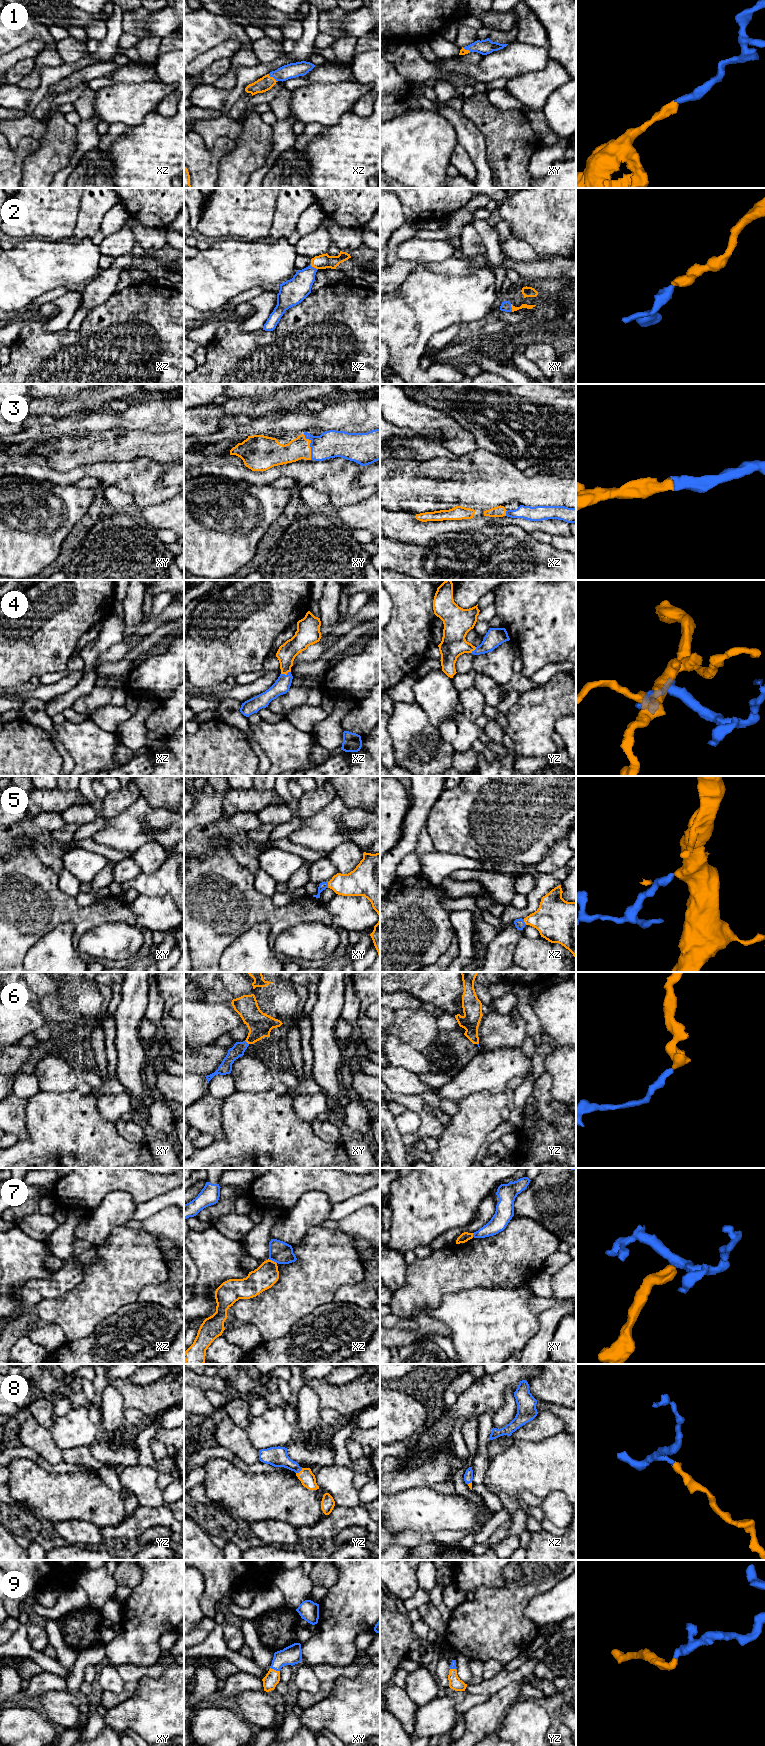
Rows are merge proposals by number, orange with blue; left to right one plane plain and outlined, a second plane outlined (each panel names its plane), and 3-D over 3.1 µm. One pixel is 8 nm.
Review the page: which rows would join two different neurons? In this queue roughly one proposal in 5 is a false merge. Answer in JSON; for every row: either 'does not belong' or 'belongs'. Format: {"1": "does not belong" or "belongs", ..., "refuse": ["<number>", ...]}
{"1": "belongs", "2": "belongs", "3": "belongs", "4": "belongs", "5": "belongs", "6": "belongs", "7": "does not belong", "8": "belongs", "9": "belongs", "refuse": ["7"]}

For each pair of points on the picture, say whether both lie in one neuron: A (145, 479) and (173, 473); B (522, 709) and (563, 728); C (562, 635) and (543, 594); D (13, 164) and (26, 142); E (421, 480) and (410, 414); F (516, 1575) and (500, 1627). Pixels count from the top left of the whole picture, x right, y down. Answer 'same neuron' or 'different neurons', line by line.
A: different neurons
B: different neurons
C: same neuron
D: same neuron
E: different neurons
F: same neuron

